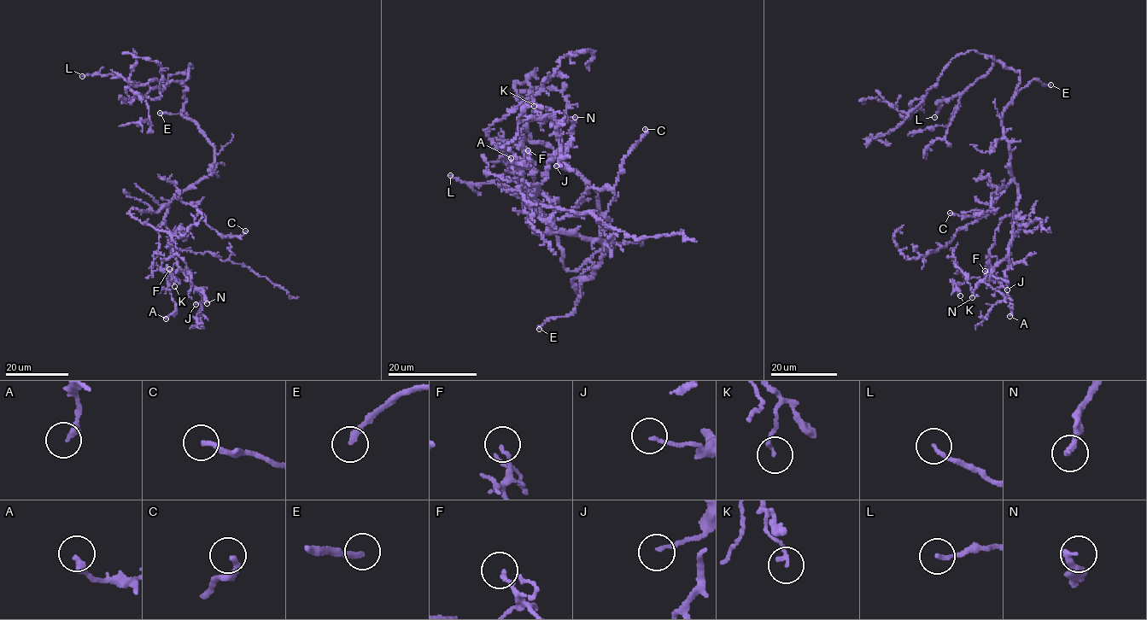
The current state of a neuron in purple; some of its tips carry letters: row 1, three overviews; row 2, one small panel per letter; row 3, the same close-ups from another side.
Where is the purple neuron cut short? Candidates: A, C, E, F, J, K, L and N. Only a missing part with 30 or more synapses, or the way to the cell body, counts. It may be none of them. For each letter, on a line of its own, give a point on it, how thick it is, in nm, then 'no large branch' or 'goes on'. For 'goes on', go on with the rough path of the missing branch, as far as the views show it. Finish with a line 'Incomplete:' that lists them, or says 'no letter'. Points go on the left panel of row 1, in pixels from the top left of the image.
A: at (166, 318); 260 nm thick; no large branch
C: at (245, 231); 170 nm thick; no large branch
E: at (160, 113); 200 nm thick; goes on; missing branch runs (160, 113), (173, 101), (190, 97), (247, 67), (283, 57), (297, 65), (305, 62)
F: at (169, 269); 160 nm thick; no large branch
J: at (196, 304); 140 nm thick; no large branch
K: at (174, 286); 150 nm thick; no large branch
L: at (82, 76); 160 nm thick; no large branch
N: at (207, 303); 200 nm thick; no large branch
Incomplete: E

